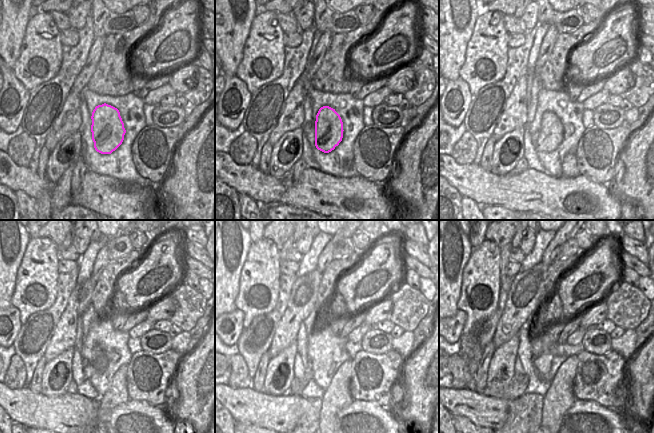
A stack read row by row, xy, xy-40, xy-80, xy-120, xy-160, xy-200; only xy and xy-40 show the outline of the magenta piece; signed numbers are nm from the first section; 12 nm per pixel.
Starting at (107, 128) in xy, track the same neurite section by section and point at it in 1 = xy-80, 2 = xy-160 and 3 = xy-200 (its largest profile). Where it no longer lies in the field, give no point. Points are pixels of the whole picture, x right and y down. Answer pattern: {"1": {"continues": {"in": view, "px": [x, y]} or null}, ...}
{"1": {"continues": {"in": "xy-80", "px": [550, 136]}}, "2": {"continues": {"in": "xy-160", "px": [308, 372]}}, "3": {"continues": {"in": "xy-200", "px": [516, 388]}}}

